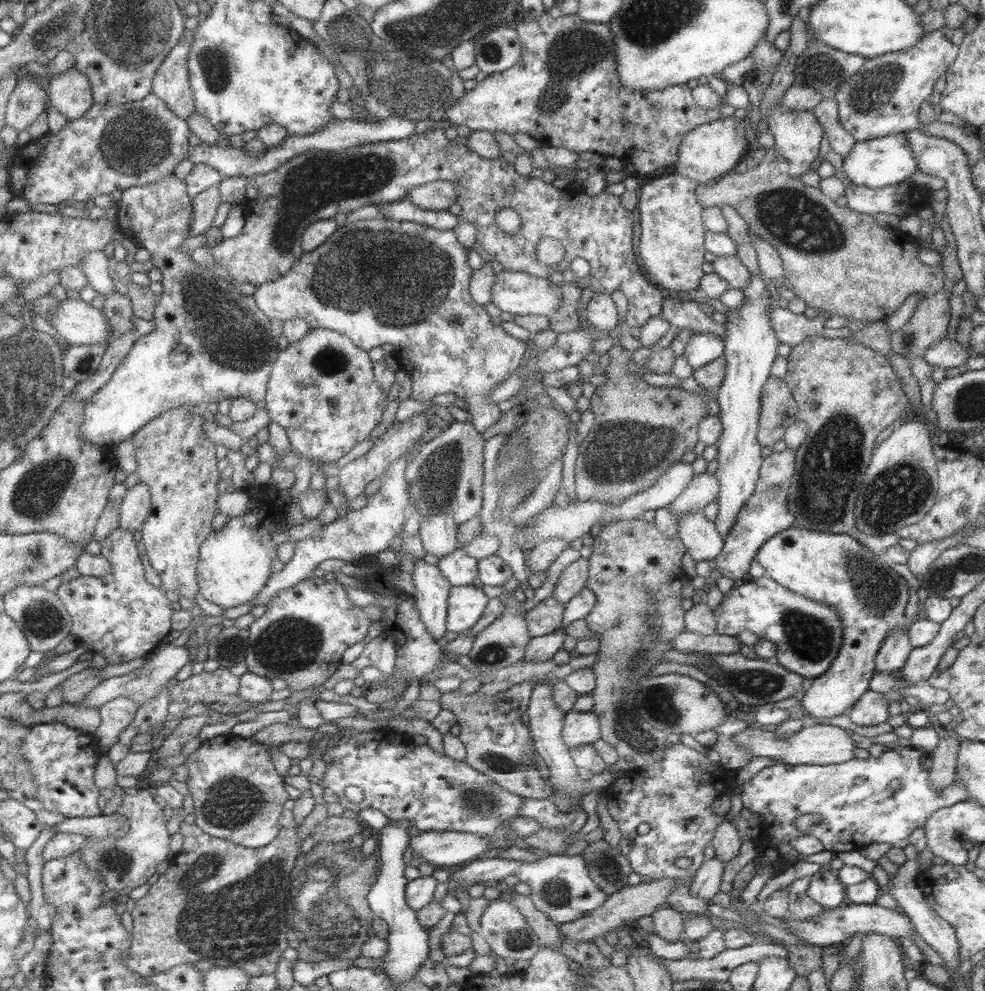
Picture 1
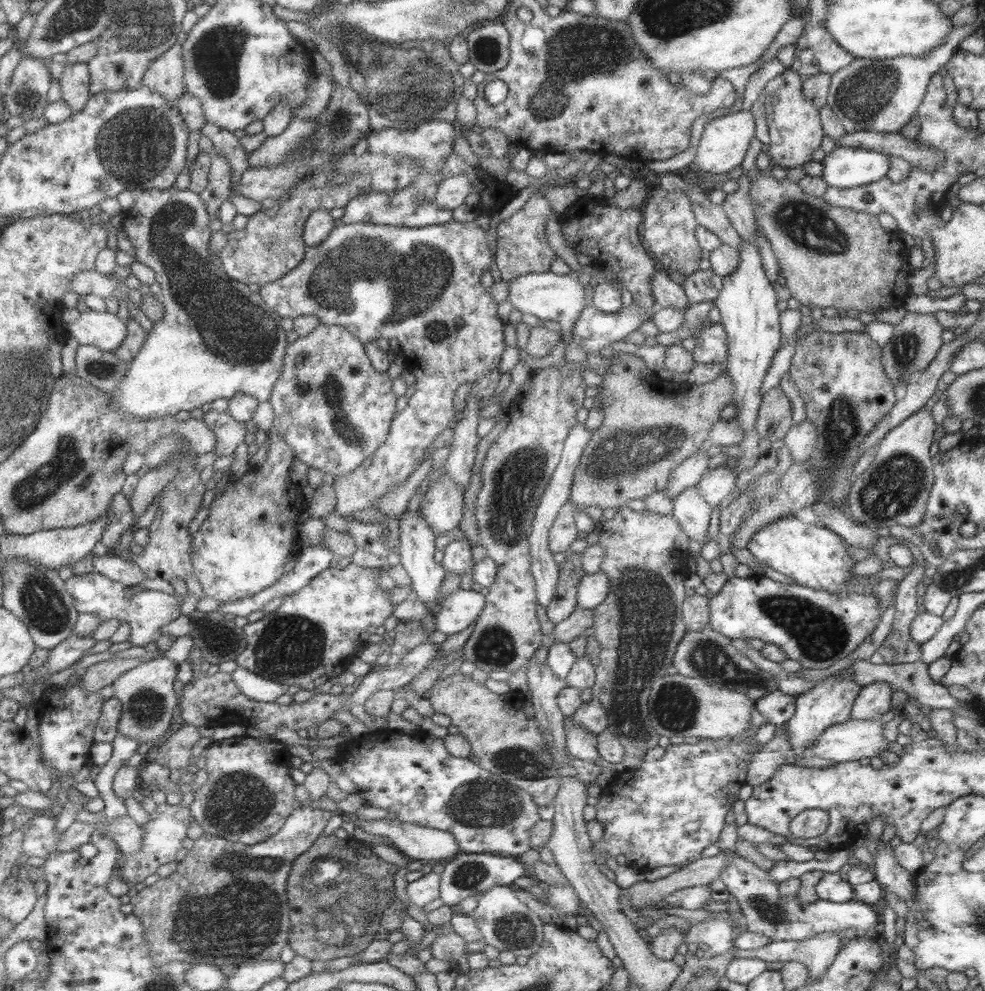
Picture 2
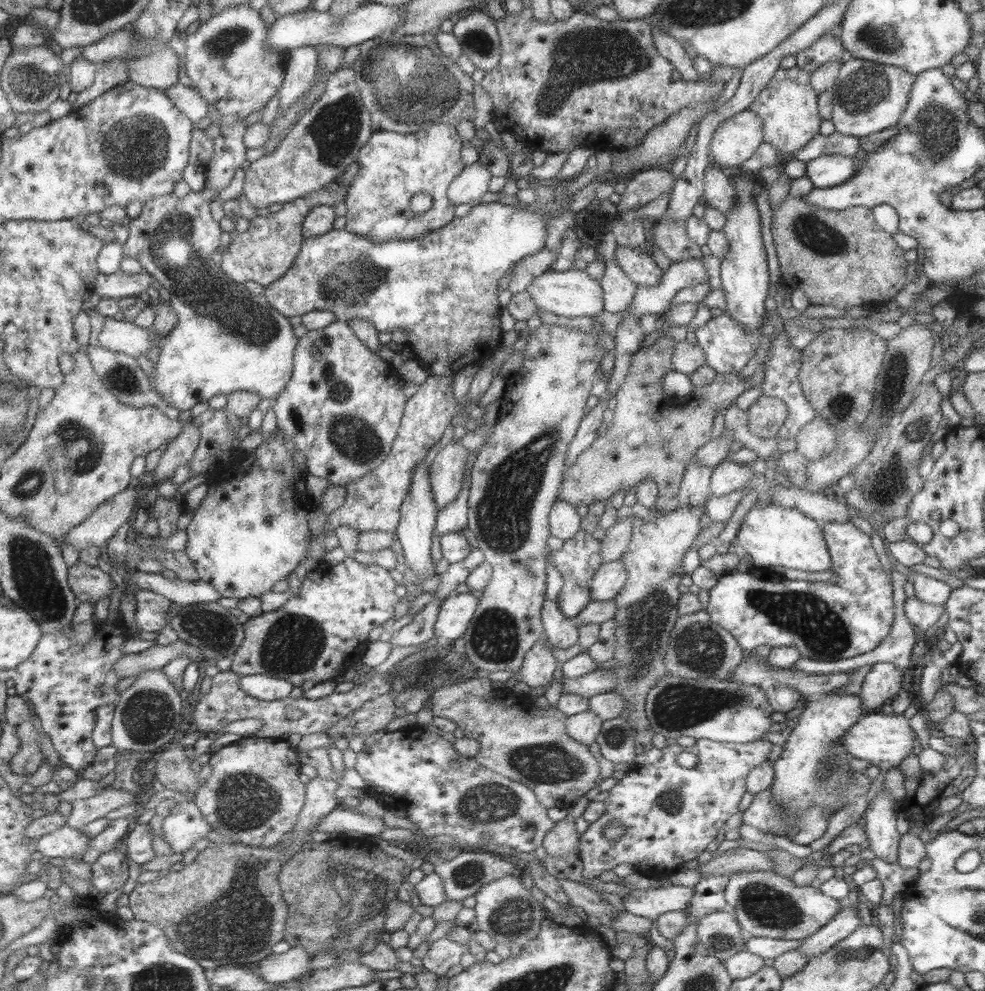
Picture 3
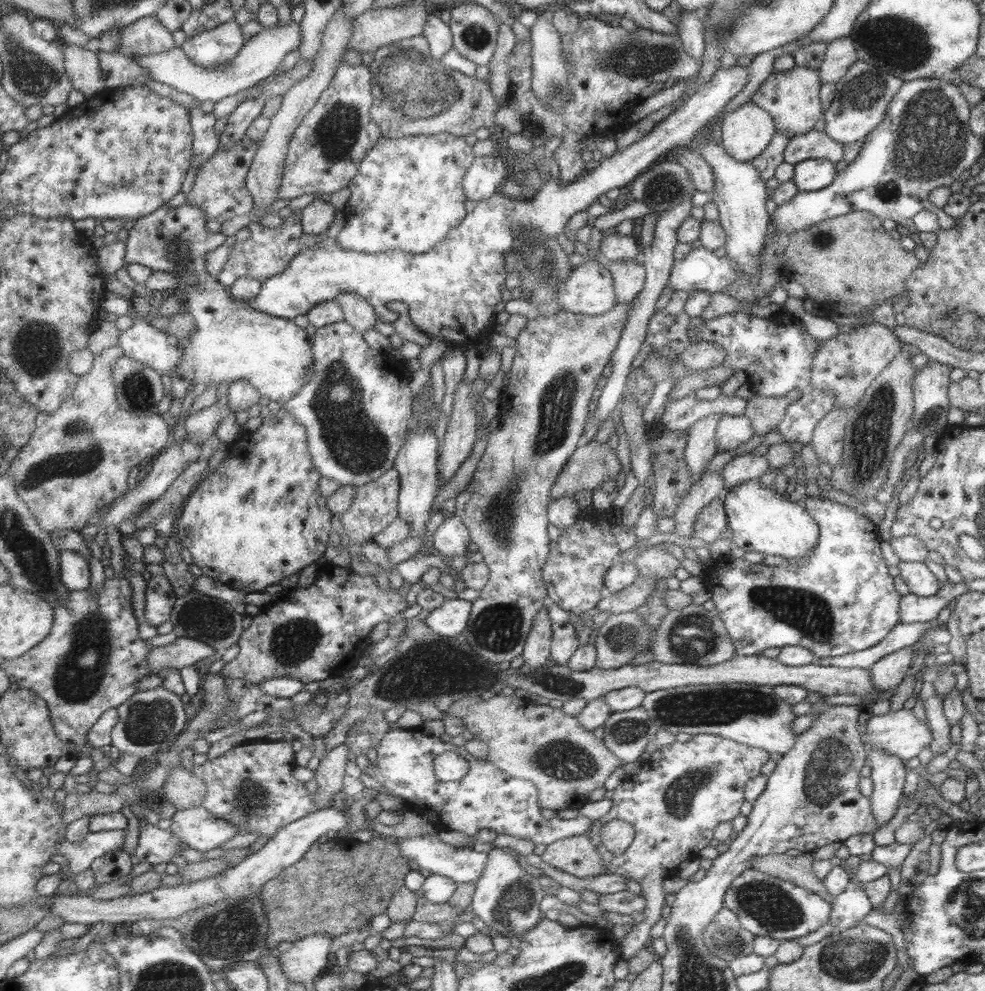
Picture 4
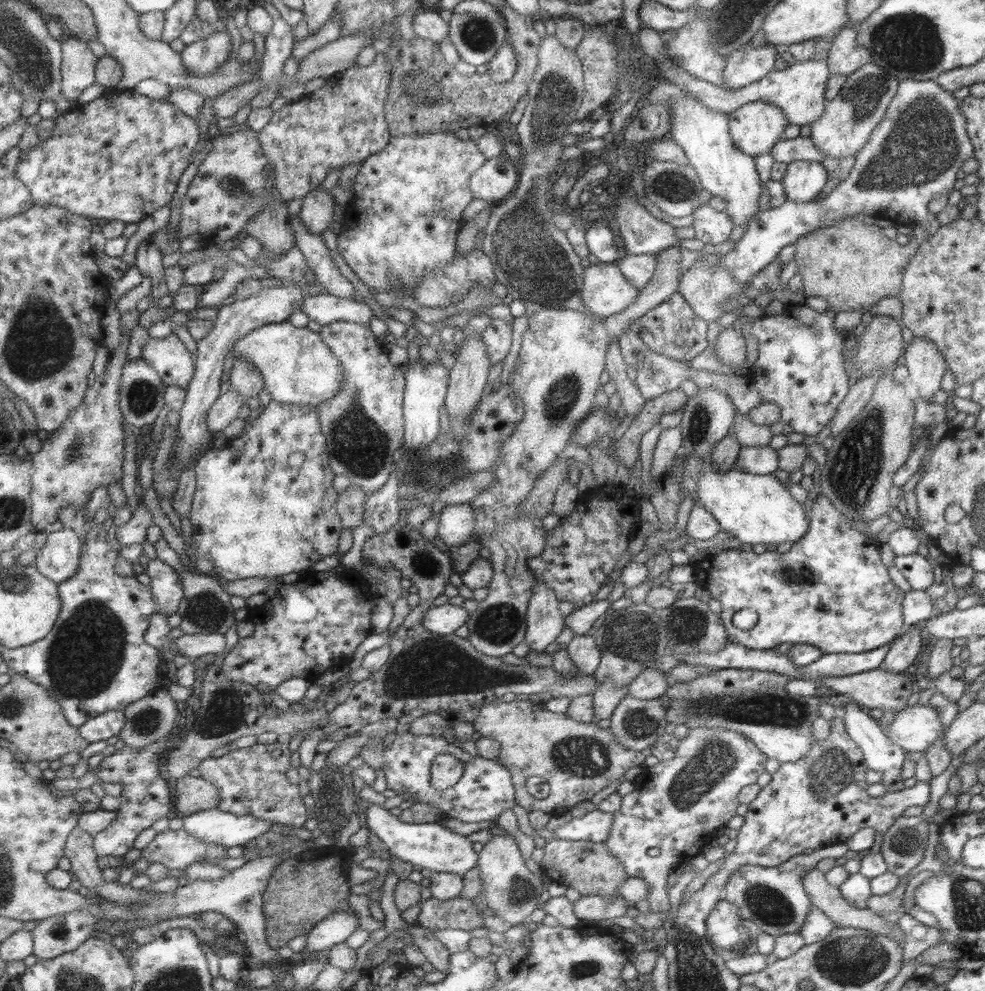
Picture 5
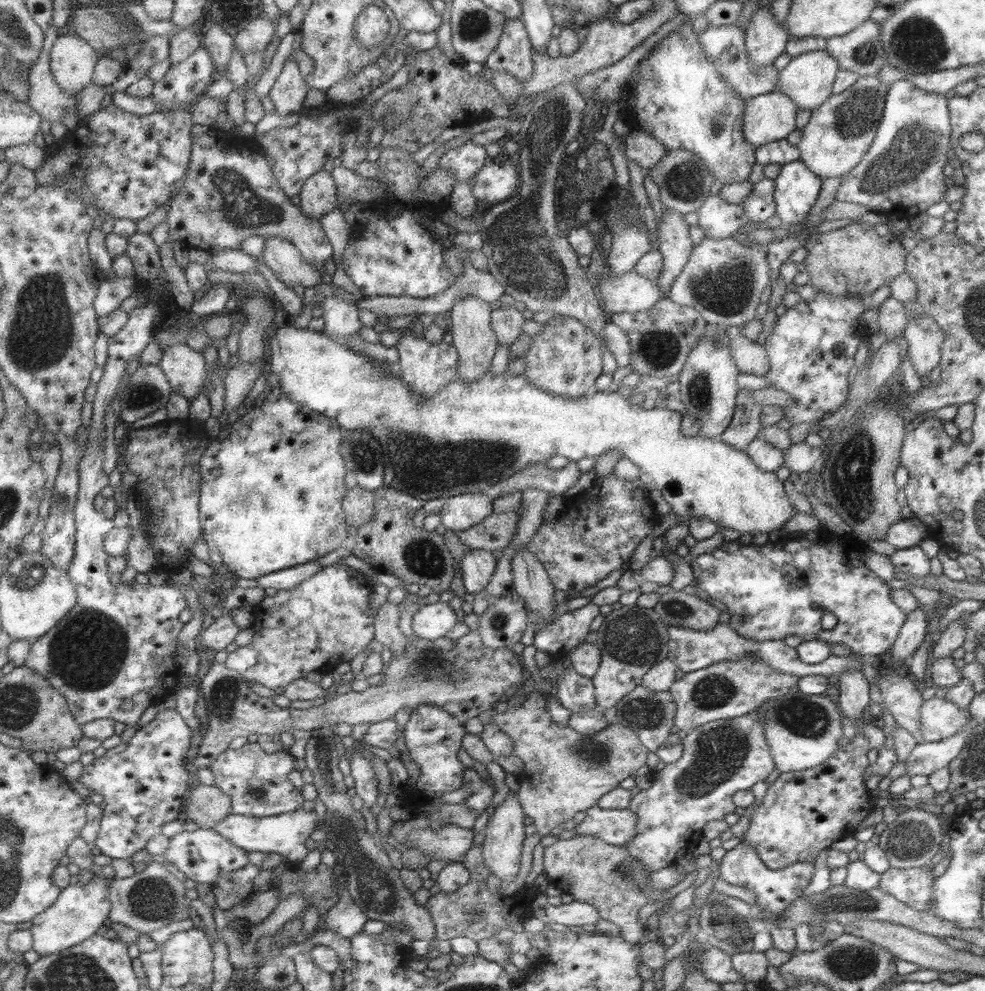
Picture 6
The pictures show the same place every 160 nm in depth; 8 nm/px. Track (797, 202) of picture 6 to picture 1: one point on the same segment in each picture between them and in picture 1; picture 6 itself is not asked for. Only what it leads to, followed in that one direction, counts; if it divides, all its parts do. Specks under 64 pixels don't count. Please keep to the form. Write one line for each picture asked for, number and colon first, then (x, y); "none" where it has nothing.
1: (874, 163)
2: (843, 167)
3: (830, 170)
4: (812, 174)
5: (803, 181)

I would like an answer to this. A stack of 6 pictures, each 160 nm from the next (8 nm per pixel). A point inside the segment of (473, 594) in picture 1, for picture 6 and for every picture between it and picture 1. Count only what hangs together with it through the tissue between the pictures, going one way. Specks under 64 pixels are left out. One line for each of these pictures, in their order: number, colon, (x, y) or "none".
2: (456, 612)
3: (456, 610)
4: (450, 618)
5: (444, 619)
6: (430, 621)

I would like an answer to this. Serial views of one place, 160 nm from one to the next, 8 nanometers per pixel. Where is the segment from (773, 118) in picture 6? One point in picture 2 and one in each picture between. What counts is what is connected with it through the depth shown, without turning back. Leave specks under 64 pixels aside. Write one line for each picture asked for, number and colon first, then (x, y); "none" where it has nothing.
2: (724, 140)
3: (734, 140)
4: (745, 132)
5: (754, 127)

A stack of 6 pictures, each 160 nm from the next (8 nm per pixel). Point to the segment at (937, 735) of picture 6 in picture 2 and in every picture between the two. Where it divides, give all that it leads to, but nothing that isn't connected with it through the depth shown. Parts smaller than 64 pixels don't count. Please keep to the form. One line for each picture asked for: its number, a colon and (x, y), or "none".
2: (848, 741)
3: (884, 741)
4: (900, 734)
5: (913, 729)

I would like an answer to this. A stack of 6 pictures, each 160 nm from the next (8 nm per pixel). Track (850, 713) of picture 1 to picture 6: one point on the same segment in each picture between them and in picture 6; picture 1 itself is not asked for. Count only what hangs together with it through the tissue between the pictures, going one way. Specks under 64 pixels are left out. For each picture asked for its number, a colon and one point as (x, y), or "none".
2: (873, 699)
3: (880, 685)
4: (887, 672)
5: (904, 650)
6: (912, 631)

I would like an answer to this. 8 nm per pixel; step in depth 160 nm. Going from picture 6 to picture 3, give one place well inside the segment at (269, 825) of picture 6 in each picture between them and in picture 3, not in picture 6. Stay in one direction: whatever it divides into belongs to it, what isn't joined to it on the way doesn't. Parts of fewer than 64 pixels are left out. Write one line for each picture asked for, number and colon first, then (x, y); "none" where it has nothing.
3: (185, 824)
4: (202, 830)
5: (216, 826)

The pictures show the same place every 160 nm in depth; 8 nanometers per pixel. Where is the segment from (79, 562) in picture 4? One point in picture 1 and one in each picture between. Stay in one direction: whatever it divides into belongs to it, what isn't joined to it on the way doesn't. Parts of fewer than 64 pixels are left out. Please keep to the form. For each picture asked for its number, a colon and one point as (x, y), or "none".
1: (120, 615)
2: (147, 612)
3: (89, 583)

